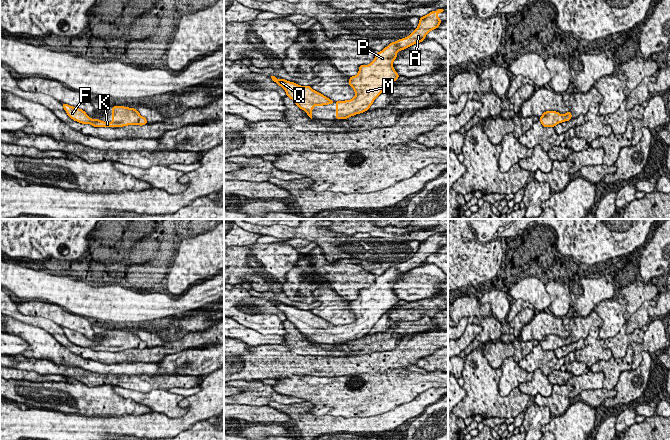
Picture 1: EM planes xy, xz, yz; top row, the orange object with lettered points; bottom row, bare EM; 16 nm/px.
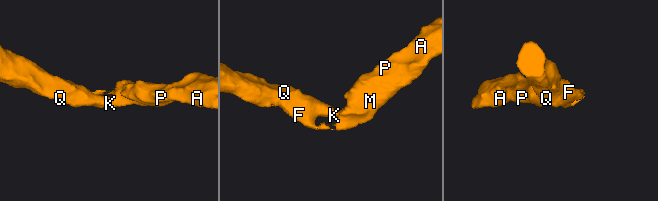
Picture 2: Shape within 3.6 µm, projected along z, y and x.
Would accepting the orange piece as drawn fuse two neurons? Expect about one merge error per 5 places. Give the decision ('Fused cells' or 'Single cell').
Single cell

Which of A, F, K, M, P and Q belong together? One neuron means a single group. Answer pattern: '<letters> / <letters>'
A F K M P Q

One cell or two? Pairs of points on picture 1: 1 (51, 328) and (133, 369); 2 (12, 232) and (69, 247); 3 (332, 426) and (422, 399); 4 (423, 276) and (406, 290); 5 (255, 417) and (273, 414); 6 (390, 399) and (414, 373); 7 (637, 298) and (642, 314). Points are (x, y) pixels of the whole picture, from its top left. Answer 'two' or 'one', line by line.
1: two
2: one
3: one
4: one
5: one
6: one
7: two

